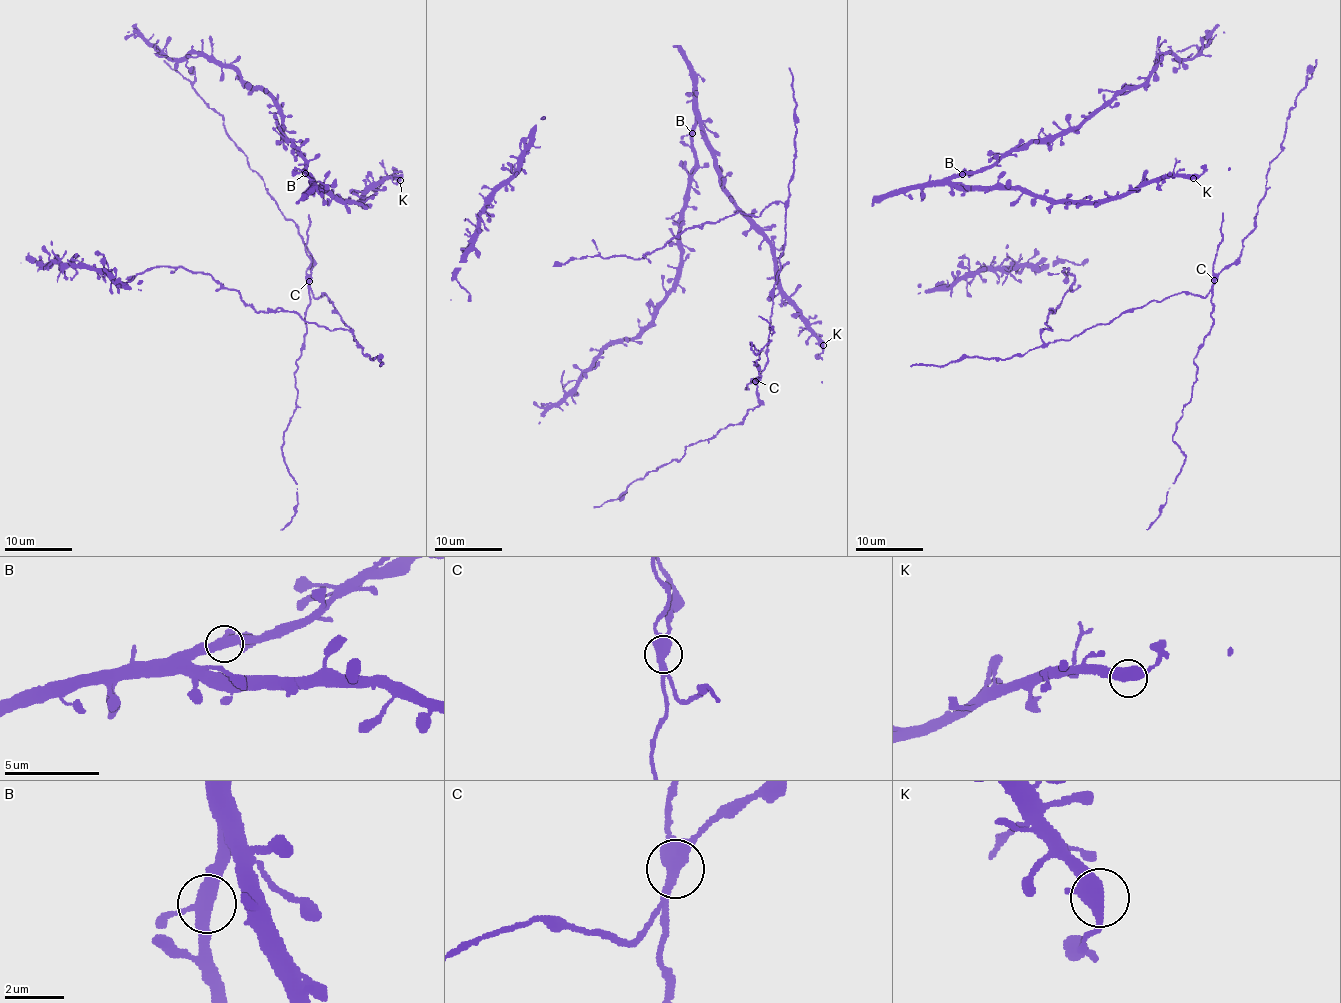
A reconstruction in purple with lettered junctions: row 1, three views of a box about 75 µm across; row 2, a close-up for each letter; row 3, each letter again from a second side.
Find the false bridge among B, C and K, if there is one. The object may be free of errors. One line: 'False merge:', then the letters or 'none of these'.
False merge: none of these

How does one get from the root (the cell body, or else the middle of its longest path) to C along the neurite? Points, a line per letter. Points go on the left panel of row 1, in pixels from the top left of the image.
C: (307, 233), (308, 282)

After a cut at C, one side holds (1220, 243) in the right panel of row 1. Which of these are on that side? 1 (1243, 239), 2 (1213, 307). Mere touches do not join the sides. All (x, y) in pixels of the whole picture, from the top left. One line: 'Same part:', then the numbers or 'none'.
Same part: 2

